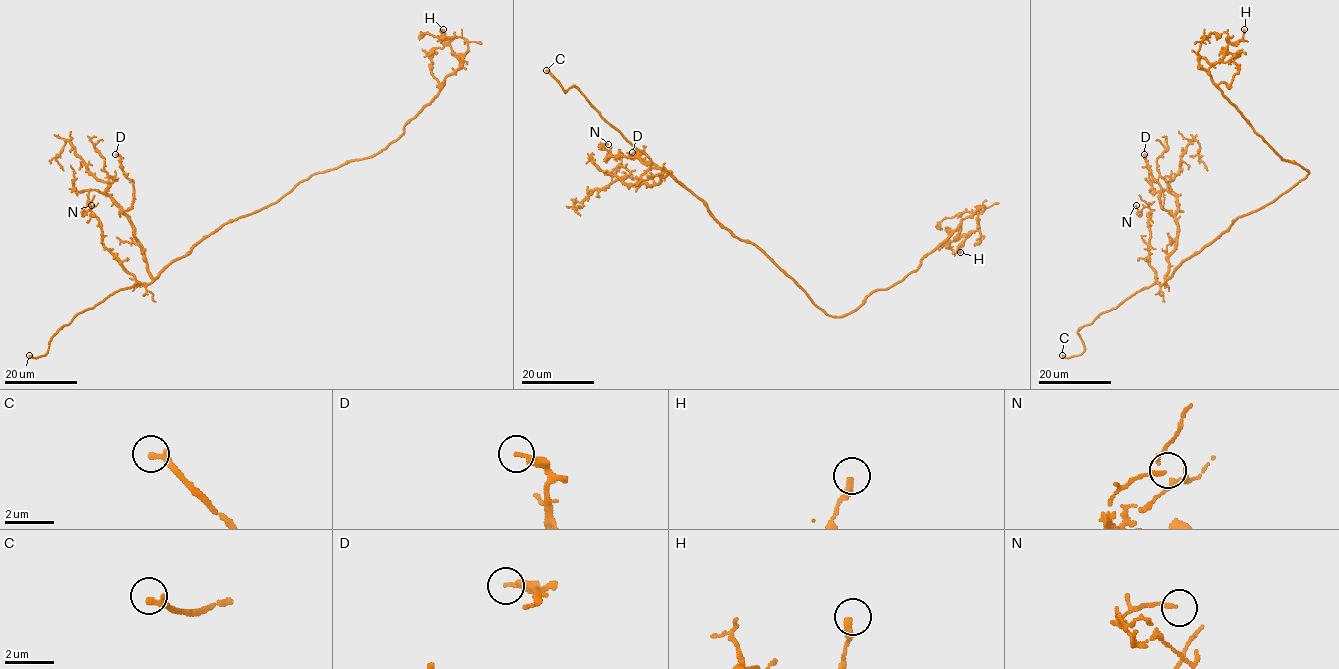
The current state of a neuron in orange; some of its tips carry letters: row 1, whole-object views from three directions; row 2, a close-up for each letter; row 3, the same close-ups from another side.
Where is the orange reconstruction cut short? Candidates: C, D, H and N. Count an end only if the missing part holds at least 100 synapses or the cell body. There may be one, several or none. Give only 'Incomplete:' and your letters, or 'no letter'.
Incomplete: C

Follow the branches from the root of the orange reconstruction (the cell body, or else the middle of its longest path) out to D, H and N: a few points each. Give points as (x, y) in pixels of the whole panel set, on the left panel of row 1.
D: (261, 209), (222, 224), (154, 279), (134, 225), (124, 212), (132, 205), (134, 186), (115, 154)
H: (261, 209), (277, 202), (310, 176), (370, 158), (395, 141), (461, 64), (449, 43), (440, 38), (443, 29)
N: (261, 209), (222, 224), (143, 285), (105, 247), (101, 222), (91, 211), (94, 207), (83, 212), (91, 205)

